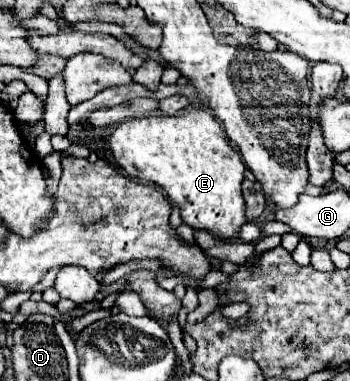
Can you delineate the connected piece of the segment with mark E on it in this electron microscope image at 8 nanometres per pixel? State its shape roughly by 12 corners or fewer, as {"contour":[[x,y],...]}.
{"contour":[[206,108],[108,146],[188,226],[238,238],[246,166]]}

